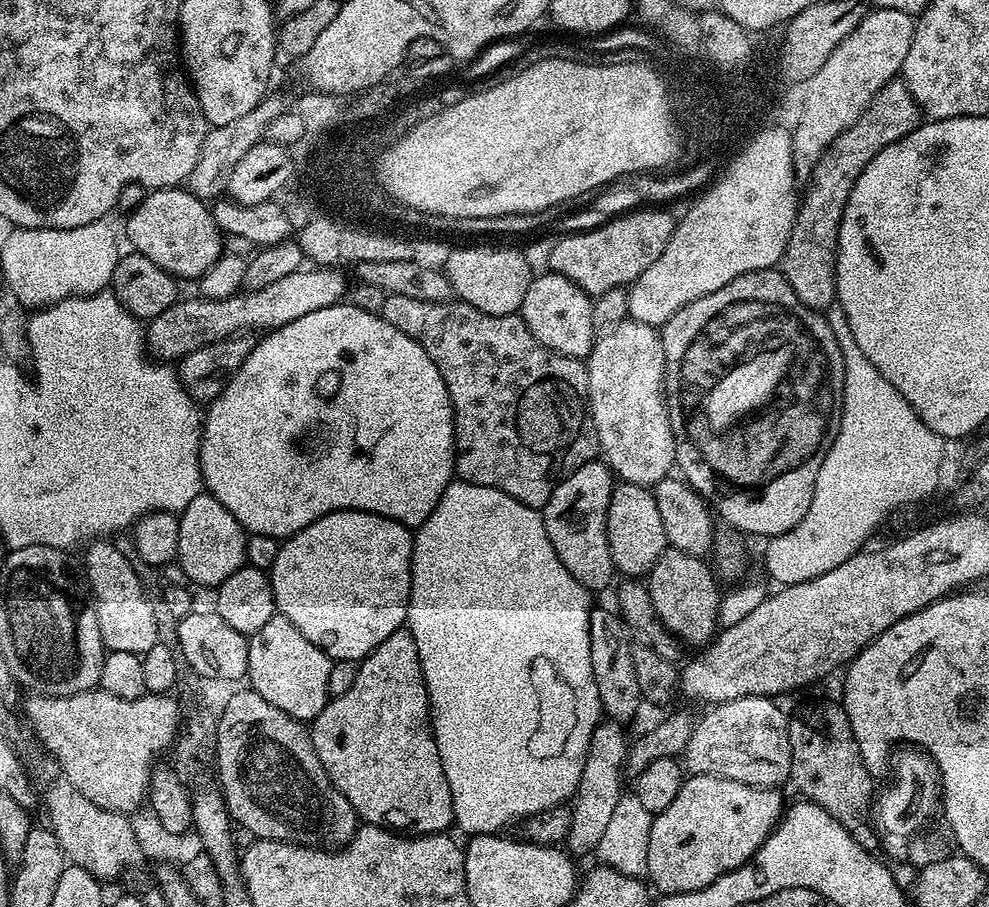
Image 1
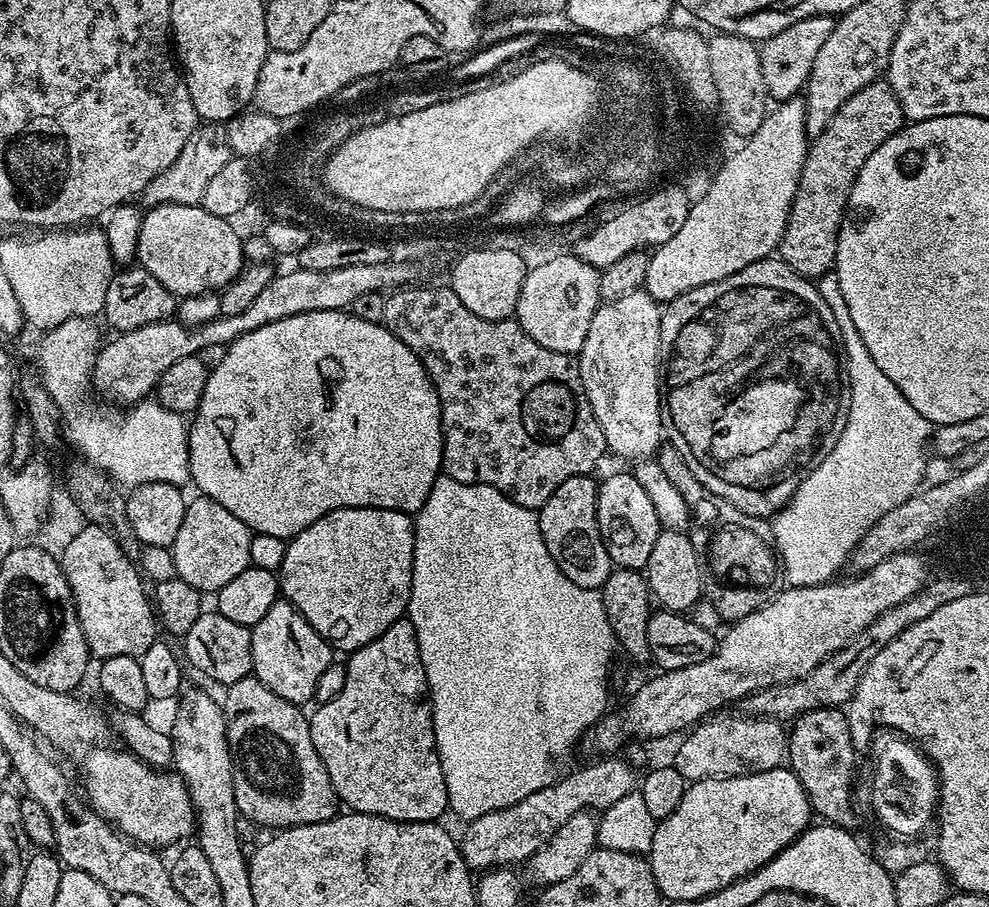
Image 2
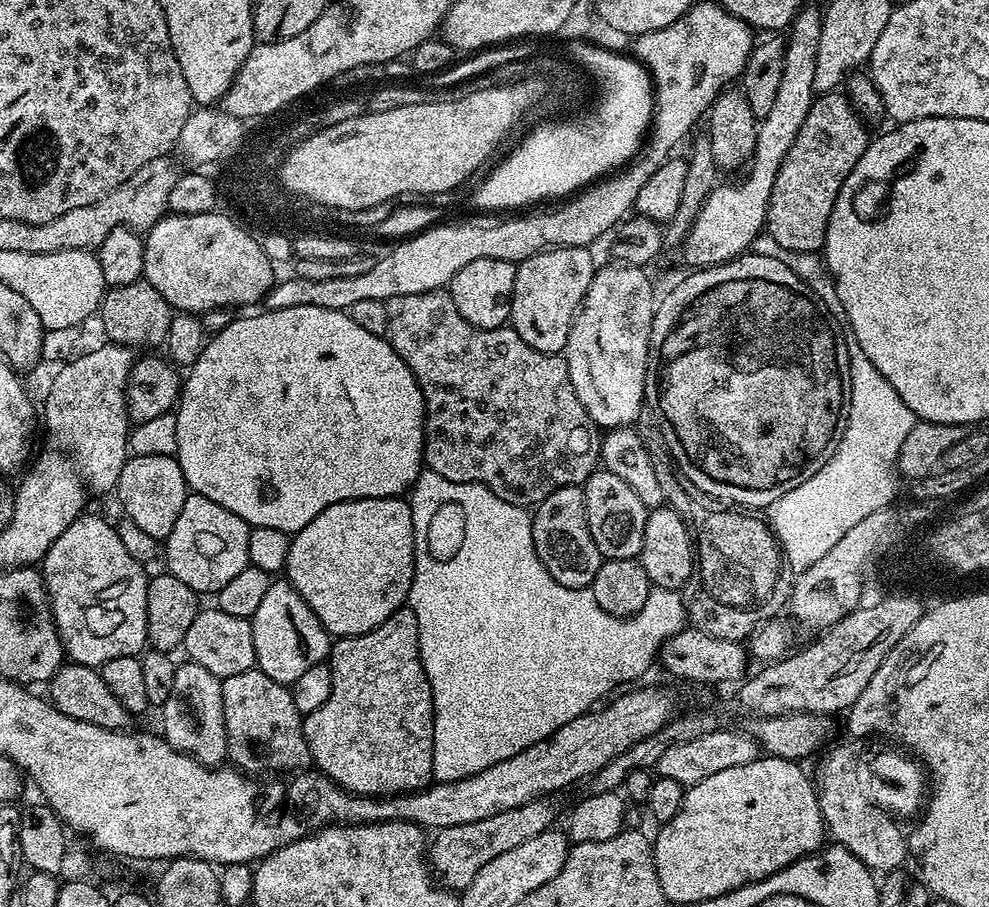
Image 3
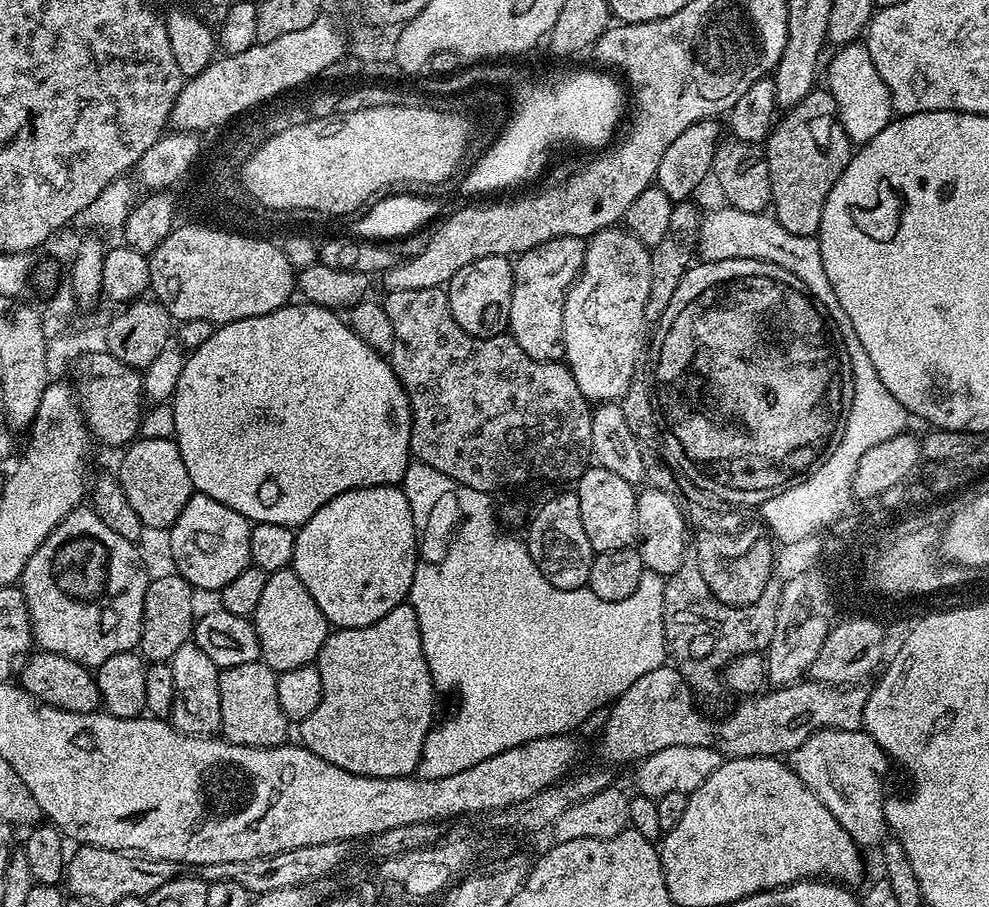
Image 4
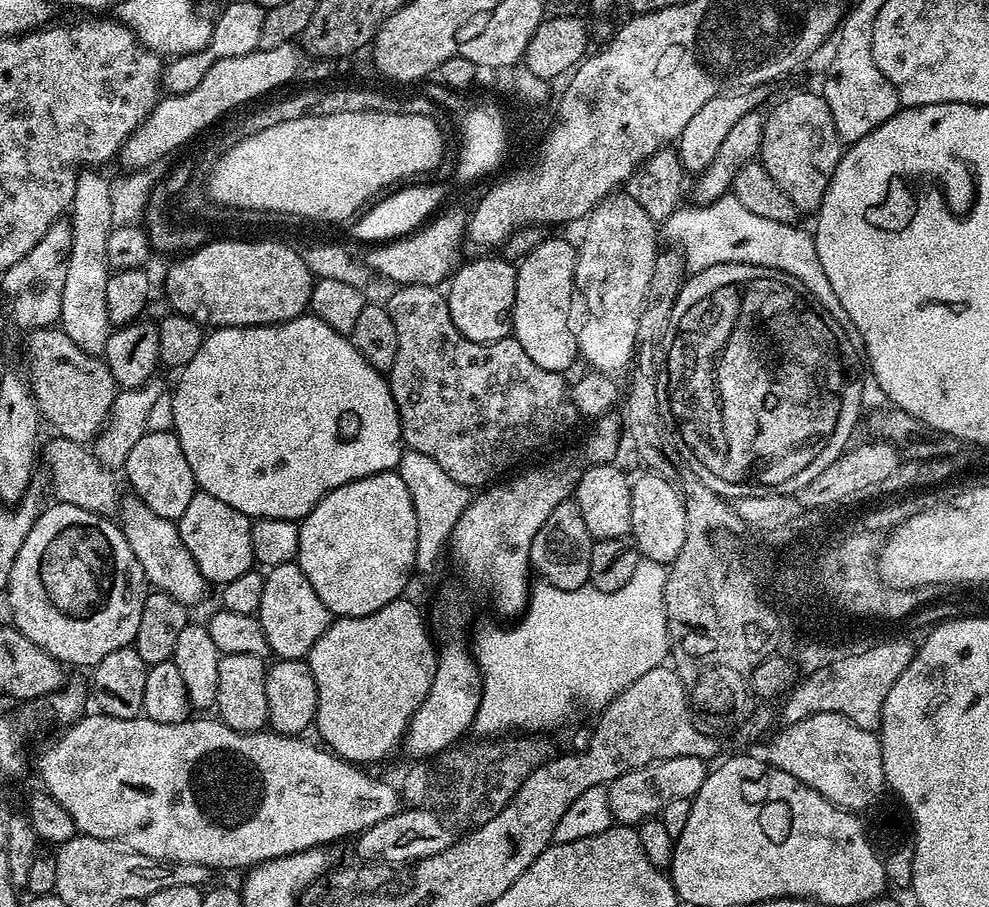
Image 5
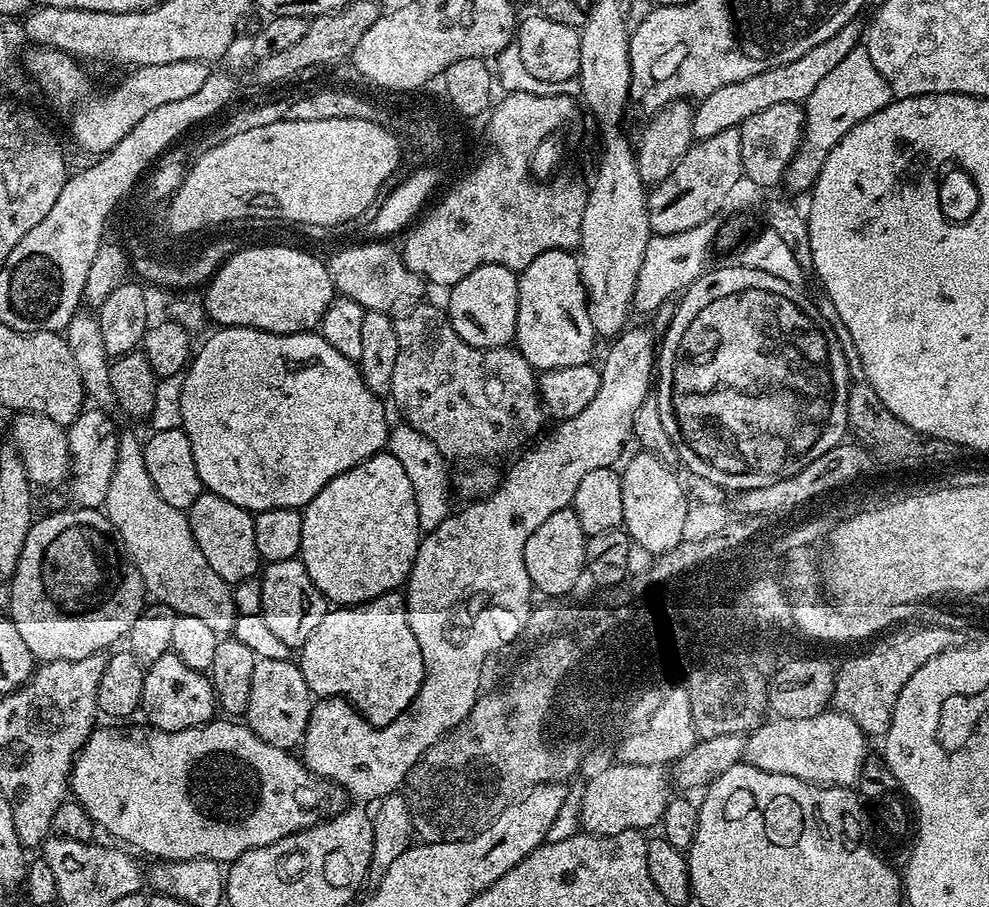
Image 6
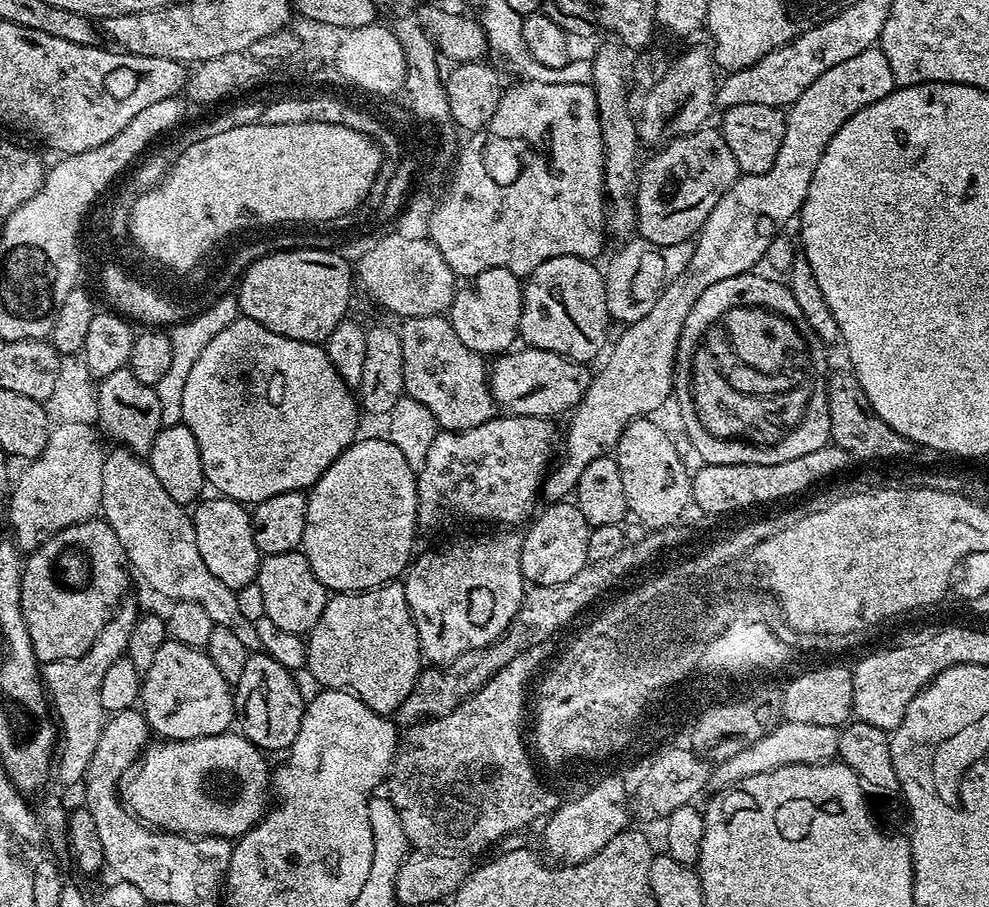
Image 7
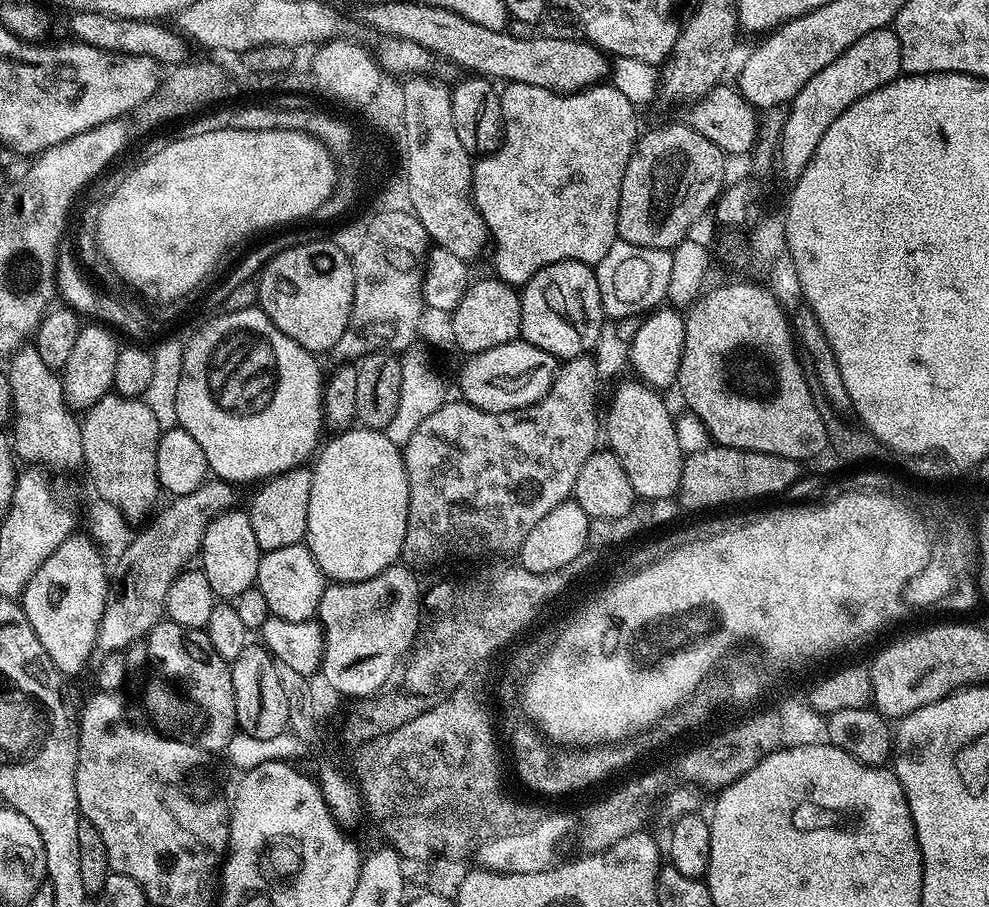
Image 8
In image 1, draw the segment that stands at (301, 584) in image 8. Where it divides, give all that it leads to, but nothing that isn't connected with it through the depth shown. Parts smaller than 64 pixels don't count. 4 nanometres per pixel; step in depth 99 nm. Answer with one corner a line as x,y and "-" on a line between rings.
279,614
270,618
262,630
255,632
248,642
247,683
251,691
262,694
270,706
278,706
282,714
301,722
311,722
322,714
329,702
328,683
334,661
328,657
310,638
305,638
294,627
290,618

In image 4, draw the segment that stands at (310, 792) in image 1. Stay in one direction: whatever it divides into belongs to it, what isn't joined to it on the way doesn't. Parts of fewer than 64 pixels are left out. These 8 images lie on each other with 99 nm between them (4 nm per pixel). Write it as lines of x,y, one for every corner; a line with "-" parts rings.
261,659
221,671
218,678
218,702
222,706
220,732
223,739
251,748
273,748
289,739
290,721
278,702
277,675

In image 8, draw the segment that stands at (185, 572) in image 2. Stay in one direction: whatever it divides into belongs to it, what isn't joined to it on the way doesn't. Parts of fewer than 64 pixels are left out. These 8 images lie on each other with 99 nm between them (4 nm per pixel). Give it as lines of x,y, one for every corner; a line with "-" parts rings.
236,511
221,512
219,516
212,518
206,526
198,553
198,564
206,574
206,582
210,582
210,590
224,602
235,601
242,590
255,585
258,562
262,555
247,511

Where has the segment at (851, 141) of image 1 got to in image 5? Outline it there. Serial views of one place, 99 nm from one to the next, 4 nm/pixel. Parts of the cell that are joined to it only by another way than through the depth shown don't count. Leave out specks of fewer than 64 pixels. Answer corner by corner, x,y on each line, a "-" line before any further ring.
792,92
764,117
758,163
774,178
778,190
786,194
797,213
815,213
826,194
826,186
842,155
842,142
834,130
834,120
823,95

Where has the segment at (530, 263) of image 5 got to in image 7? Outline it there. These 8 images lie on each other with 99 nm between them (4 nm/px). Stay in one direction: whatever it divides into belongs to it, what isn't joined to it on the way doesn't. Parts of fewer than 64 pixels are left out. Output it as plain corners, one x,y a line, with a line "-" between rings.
573,256
550,258
550,262
542,262
542,266
538,266
538,270
534,270
526,277
523,281
524,297
522,298
519,339
527,347
541,348
577,362
592,362
600,351
602,351
601,353
605,351
606,330
610,317
606,306
604,278
601,269
596,269
596,266
591,260

